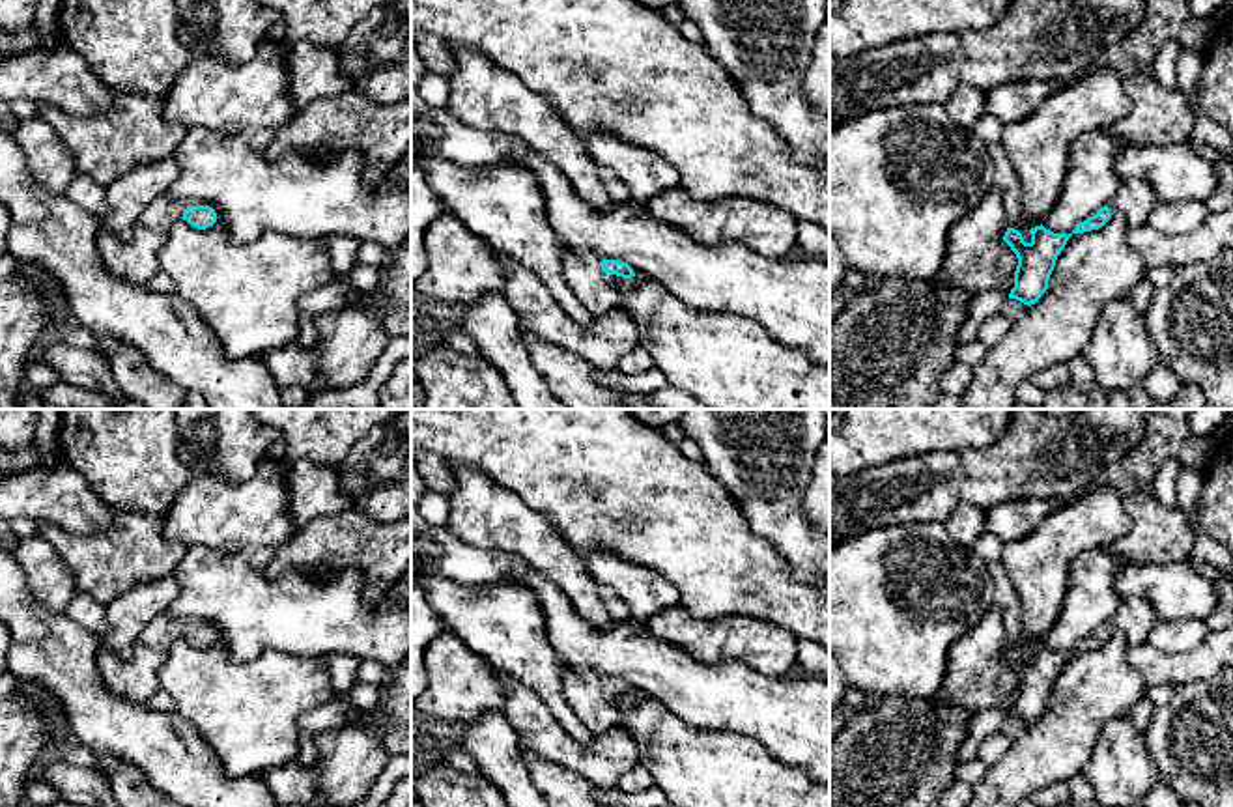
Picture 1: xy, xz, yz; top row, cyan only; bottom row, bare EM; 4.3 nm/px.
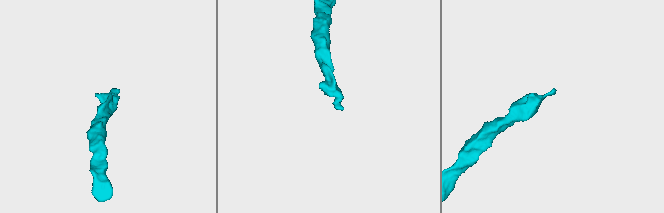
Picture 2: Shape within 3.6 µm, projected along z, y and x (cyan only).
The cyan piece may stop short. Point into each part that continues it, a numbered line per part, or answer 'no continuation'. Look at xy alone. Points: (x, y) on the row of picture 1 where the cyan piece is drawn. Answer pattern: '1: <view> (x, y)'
1: xy (163, 212)

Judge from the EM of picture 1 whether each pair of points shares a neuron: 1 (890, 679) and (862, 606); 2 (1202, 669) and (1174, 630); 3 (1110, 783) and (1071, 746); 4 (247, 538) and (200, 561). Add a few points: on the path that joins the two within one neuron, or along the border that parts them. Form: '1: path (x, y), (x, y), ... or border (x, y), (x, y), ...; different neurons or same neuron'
1: path (890, 660), (890, 634), (880, 624); same neuron
2: border (1209, 630), (1183, 652), (1161, 652), (1147, 643); different neurons
3: border (1106, 722), (1091, 757), (1080, 772); different neurons
4: border (189, 544), (236, 553), (251, 568), (258, 570); different neurons

